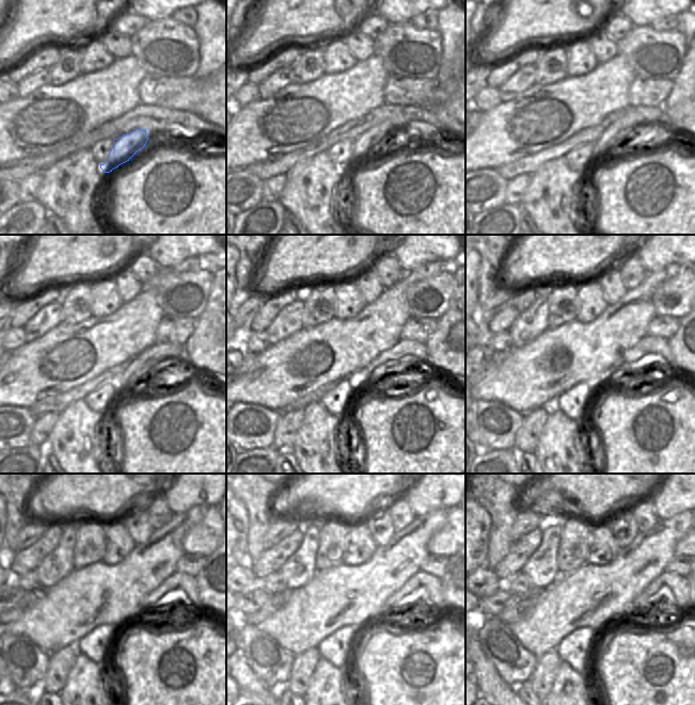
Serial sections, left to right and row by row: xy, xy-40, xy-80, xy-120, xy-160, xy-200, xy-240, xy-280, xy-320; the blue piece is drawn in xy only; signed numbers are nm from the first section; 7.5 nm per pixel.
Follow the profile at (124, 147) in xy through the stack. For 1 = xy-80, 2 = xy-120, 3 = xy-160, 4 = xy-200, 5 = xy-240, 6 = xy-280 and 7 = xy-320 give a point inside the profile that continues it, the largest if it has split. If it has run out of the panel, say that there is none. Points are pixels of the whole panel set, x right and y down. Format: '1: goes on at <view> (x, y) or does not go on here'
1: goes on at xy-80 (616, 134)
2: goes on at xy-120 (158, 354)
3: goes on at xy-160 (405, 351)
4: goes on at xy-200 (656, 350)
5: goes on at xy-240 (179, 589)
6: goes on at xy-280 (423, 588)
7: goes on at xy-320 (670, 589)

